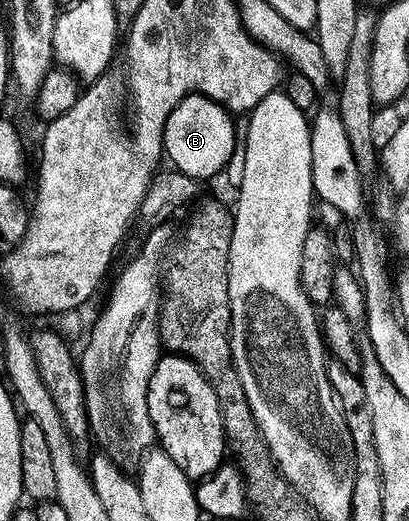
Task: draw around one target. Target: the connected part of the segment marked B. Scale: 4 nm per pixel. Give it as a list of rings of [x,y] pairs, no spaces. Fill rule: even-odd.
[[[188,94],[164,122],[165,155],[175,169],[197,180],[210,178],[230,160],[236,148],[236,128],[227,107],[205,94]]]

